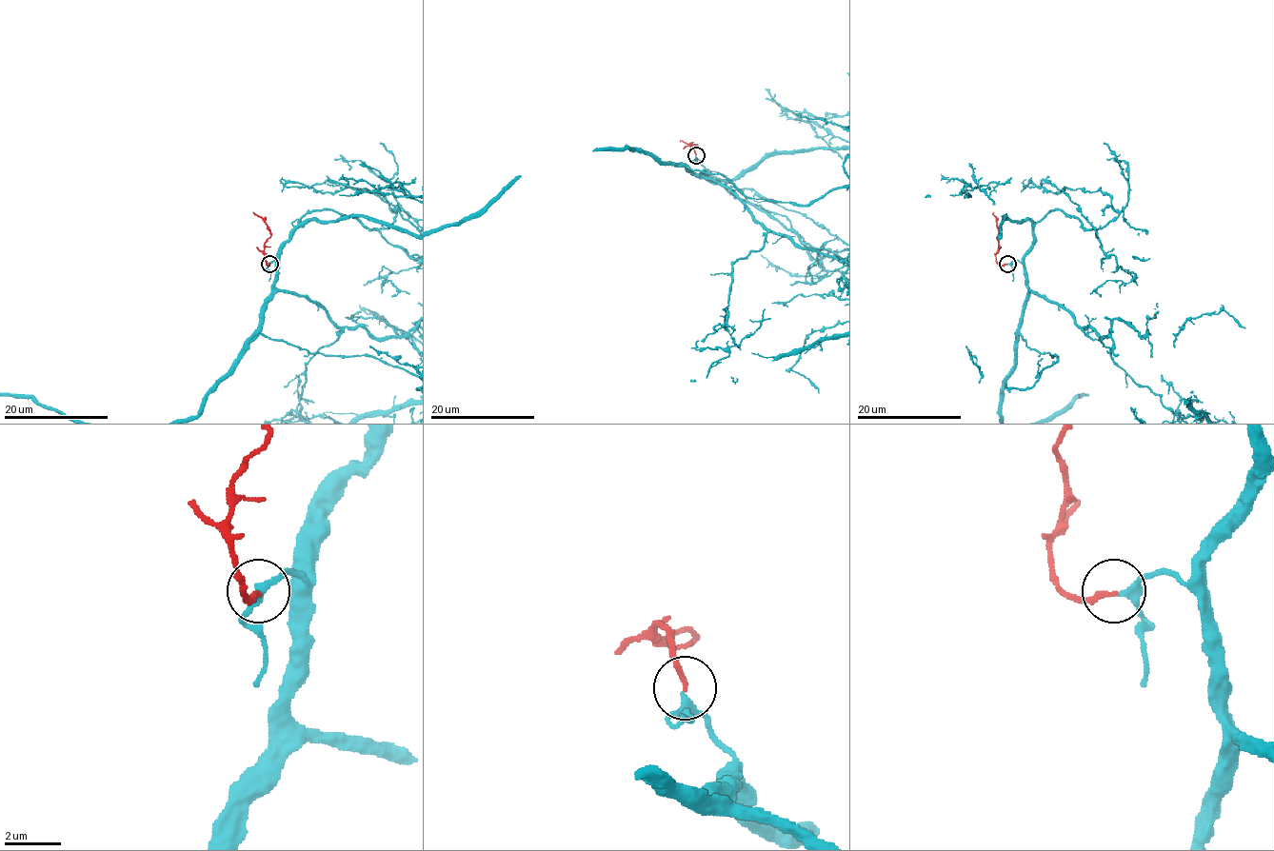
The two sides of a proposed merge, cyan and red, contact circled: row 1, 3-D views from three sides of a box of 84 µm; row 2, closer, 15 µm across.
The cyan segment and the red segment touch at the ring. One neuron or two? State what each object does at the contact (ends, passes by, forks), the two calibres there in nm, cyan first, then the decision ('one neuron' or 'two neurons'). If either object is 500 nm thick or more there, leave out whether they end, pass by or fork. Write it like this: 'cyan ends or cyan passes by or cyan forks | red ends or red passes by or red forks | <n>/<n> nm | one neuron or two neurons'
cyan passes by | red ends | 240/190 nm | one neuron

